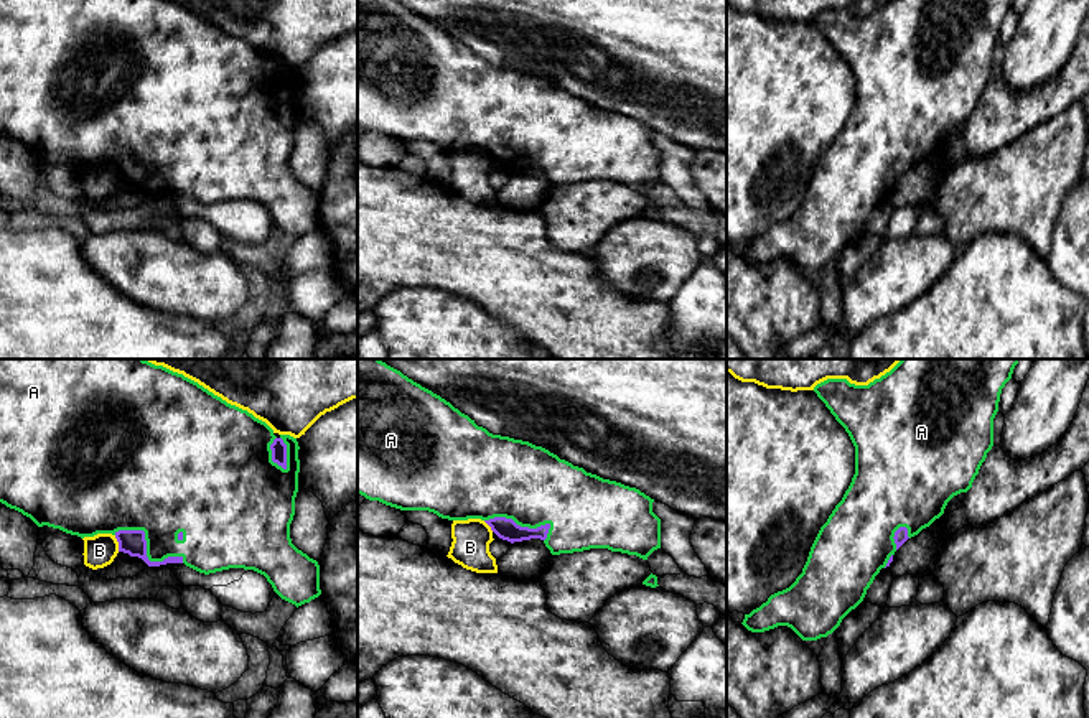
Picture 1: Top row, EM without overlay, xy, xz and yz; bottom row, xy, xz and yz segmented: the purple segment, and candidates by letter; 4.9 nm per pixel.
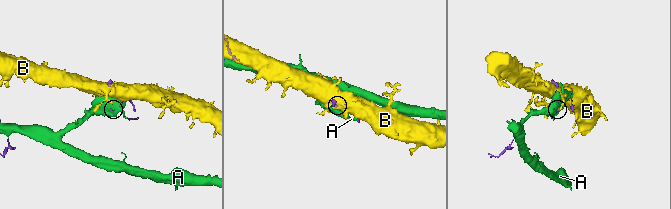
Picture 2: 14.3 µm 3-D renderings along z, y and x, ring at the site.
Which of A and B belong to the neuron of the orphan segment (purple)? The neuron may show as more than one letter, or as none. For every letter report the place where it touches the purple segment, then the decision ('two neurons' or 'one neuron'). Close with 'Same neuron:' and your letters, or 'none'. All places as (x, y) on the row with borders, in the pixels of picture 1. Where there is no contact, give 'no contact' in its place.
A: xy (145, 549) | one neuron
B: xy (119, 544) | two neurons
Same neuron: A

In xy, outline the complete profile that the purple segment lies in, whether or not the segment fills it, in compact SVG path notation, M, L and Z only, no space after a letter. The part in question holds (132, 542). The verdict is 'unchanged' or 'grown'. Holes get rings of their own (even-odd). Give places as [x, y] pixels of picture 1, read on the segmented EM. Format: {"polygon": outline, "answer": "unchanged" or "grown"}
{"polygon": "M0 359L0 502L10 509L21 512L30 517L38 527L48 525L59 529L66 534L84 537L94 537L97 534L112 534L119 542L119 552L129 553L130 557L142 558L148 566L160 566L166 563L185 563L186 566L209 575L229 568L254 570L267 578L273 591L285 601L295 604L297 608L310 603L321 594L320 590L320 565L316 560L310 558L306 553L298 550L290 538L290 524L295 515L295 497L298 492L298 441L290 435L273 435L273 430L262 420L255 418L247 410L227 403L221 397L214 395L198 382L185 377L183 374L173 372L163 366L155 366L145 359Z", "answer": "grown"}

